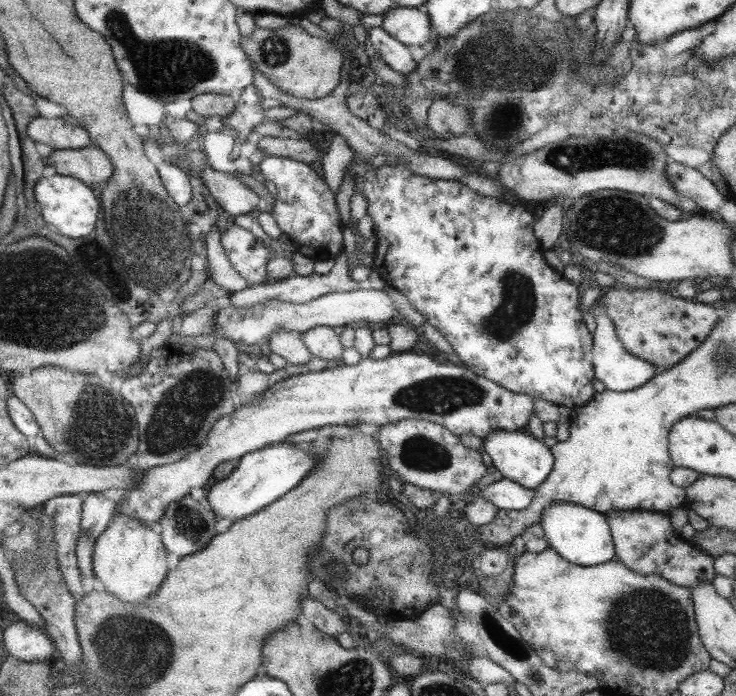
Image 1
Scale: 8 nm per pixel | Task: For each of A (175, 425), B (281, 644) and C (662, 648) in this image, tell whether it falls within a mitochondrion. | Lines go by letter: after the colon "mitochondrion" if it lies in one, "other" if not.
A: mitochondrion
B: other
C: mitochondrion

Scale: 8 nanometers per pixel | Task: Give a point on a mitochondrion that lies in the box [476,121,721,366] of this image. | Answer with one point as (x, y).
(622, 226)

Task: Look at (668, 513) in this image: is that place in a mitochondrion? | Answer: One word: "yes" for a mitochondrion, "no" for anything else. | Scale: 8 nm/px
no

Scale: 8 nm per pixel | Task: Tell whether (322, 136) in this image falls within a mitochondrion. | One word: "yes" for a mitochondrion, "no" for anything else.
no

